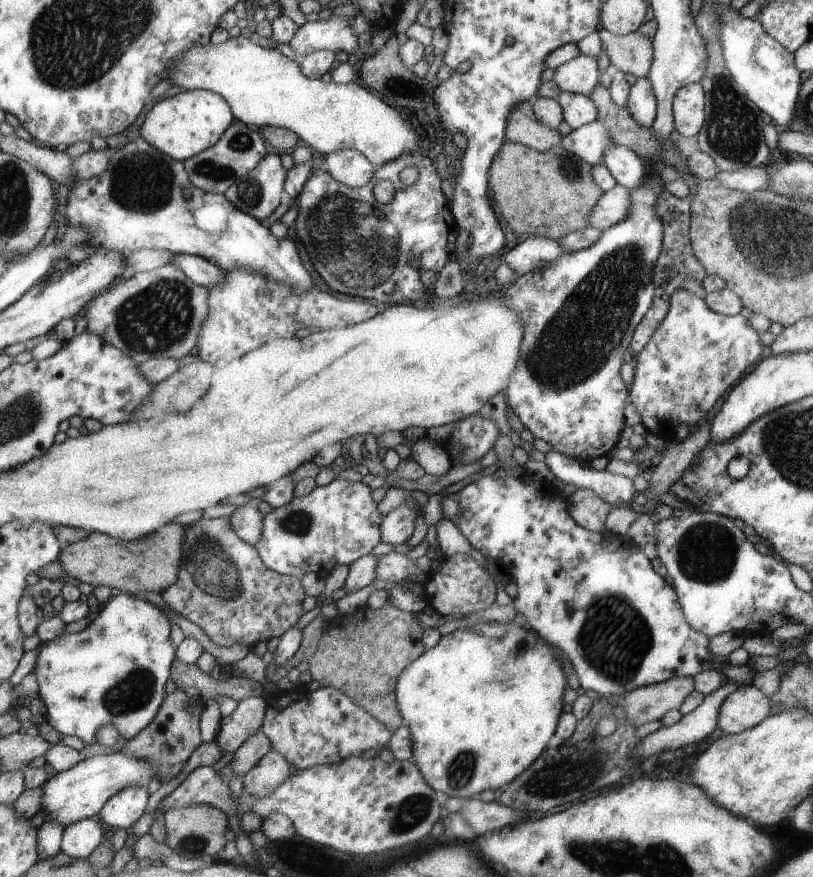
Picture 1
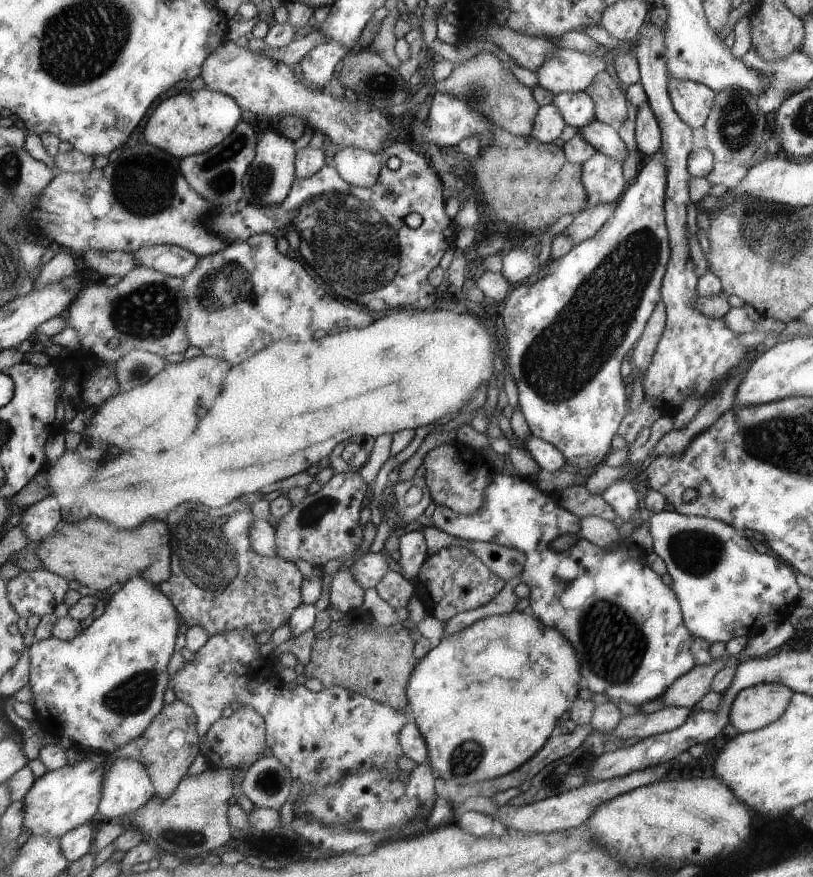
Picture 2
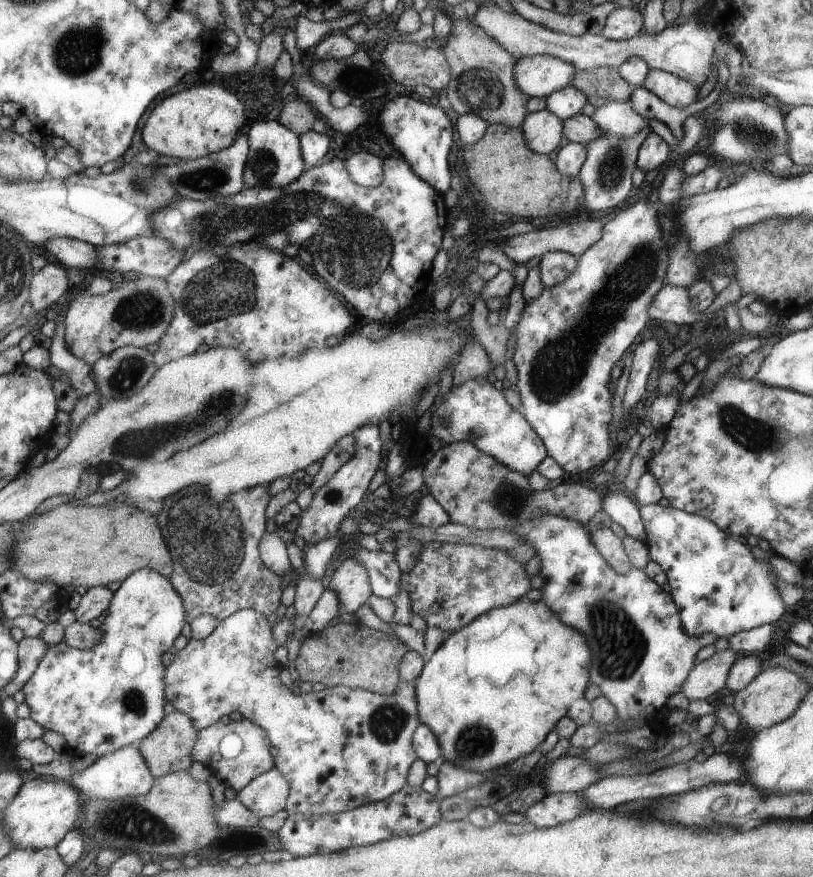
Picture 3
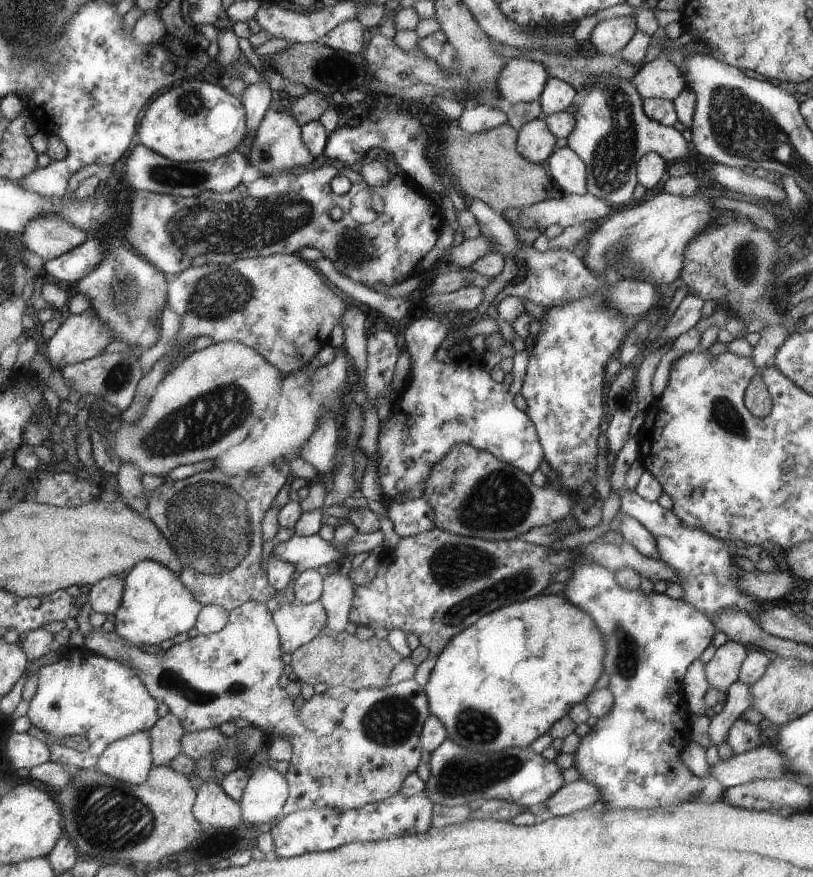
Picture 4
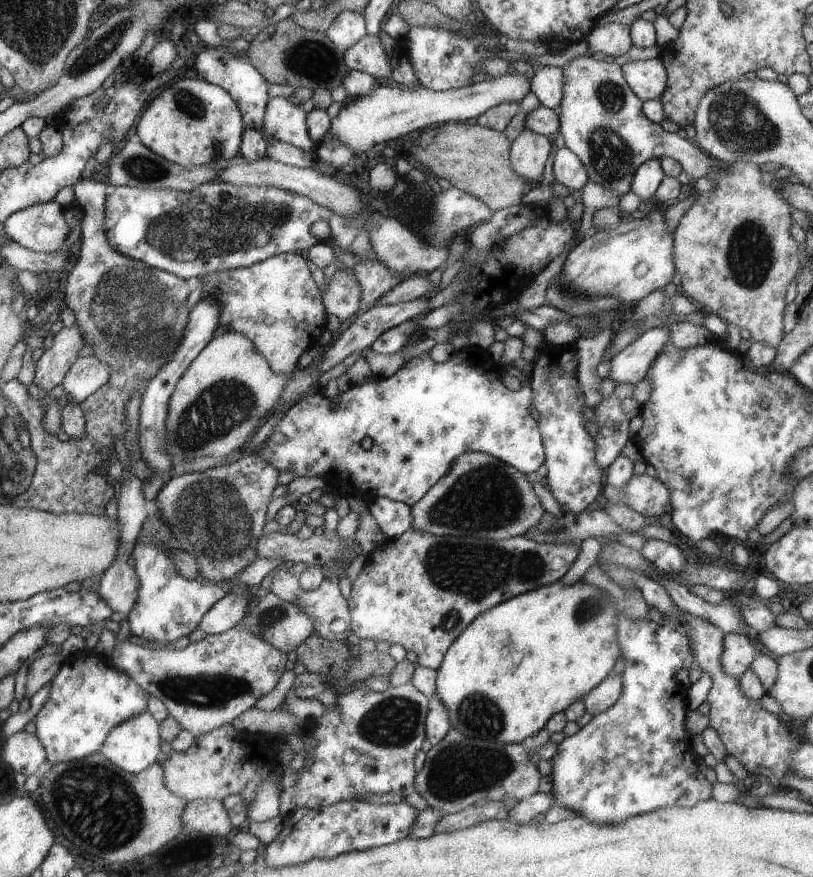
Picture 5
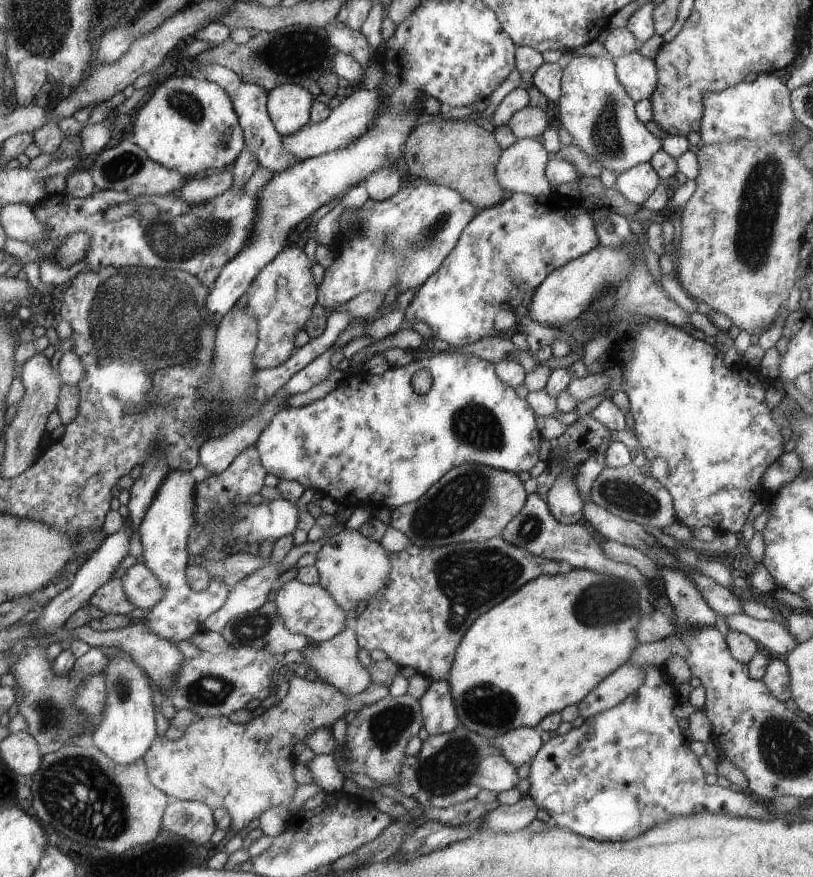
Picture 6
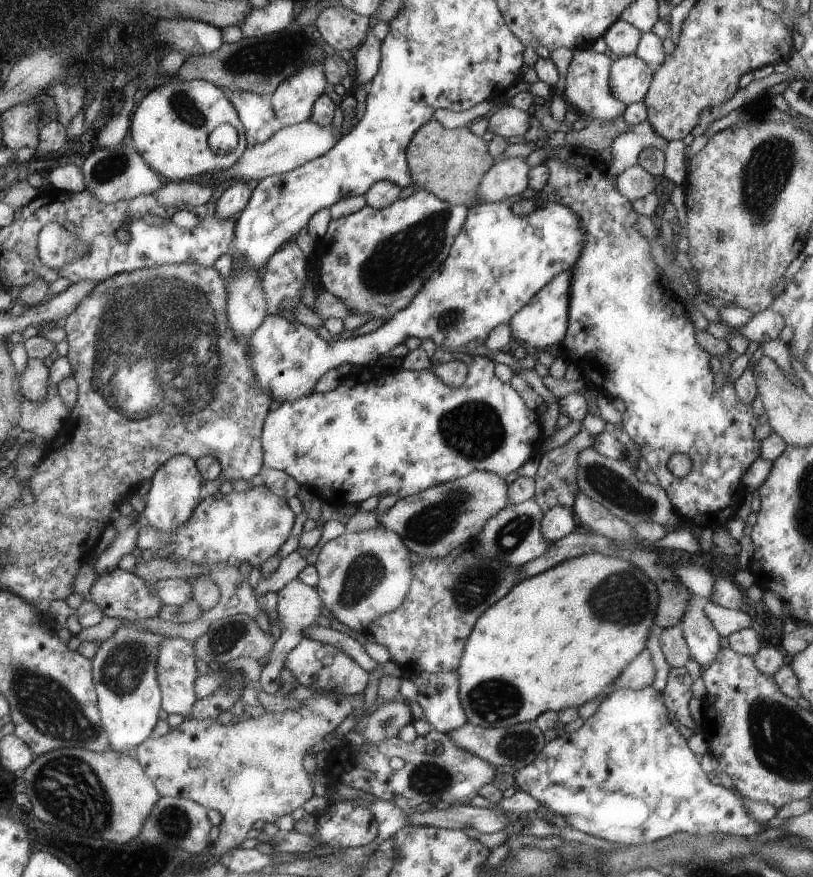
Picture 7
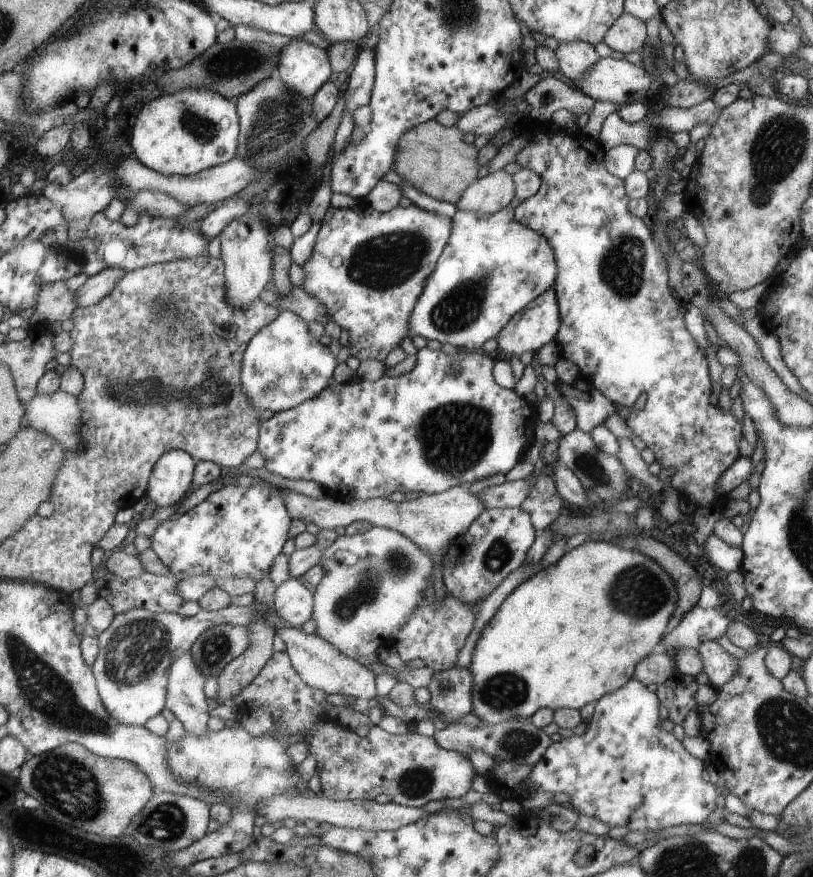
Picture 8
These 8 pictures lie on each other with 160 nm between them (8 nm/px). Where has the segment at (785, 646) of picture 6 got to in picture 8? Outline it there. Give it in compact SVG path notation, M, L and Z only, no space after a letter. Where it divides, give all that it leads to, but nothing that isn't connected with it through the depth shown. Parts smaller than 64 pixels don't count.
M695 606L685 614L677 627L661 639L661 644L668 653L681 646L695 648L703 640L716 640L724 635L730 620L728 615L713 608Z

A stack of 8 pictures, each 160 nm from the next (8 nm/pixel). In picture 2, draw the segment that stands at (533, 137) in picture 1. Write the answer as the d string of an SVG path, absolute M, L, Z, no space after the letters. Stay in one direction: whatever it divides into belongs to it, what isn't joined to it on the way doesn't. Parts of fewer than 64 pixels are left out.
M482 50L470 58L452 64L451 74L434 84L439 93L458 98L468 103L478 113L481 112L495 127L501 127L512 135L530 134L533 116L538 104L533 98L531 89L519 83L513 75L513 65L509 60L497 59L489 51Z

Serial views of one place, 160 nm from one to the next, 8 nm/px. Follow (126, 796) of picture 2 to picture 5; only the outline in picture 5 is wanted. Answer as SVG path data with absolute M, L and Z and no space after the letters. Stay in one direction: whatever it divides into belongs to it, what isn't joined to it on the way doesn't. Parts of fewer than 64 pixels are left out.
M150 710L143 711L114 726L101 748L102 753L117 767L131 774L143 772L161 758L161 723Z

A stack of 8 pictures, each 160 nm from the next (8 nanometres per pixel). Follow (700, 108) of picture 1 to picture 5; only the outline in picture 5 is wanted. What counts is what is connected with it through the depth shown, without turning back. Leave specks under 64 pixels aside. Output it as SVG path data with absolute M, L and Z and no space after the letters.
M659 57L625 61L620 69L633 94L643 102L657 99L667 88L668 71Z

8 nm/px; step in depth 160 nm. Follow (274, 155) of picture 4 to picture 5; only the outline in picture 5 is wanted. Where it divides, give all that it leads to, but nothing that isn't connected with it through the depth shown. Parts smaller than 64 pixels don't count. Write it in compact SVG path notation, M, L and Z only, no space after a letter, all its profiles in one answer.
M277 95L267 101L262 118L262 132L270 145L285 143L302 151L316 148L308 134L307 114L300 104Z

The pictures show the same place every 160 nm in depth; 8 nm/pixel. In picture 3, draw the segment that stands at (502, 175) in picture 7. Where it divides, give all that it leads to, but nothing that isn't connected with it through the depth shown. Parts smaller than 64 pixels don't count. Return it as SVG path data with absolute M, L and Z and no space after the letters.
M543 109L525 115L520 128L529 150L549 156L549 152L557 148L561 140L561 128L564 126L560 118Z

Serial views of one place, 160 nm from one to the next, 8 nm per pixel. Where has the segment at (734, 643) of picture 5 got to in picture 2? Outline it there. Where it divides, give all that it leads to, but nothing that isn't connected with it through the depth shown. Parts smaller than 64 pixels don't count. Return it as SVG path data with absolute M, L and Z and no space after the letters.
M727 658L713 659L708 663L694 666L683 676L677 677L660 699L665 701L667 707L687 707L691 710L707 691L711 691L712 678L727 661Z

